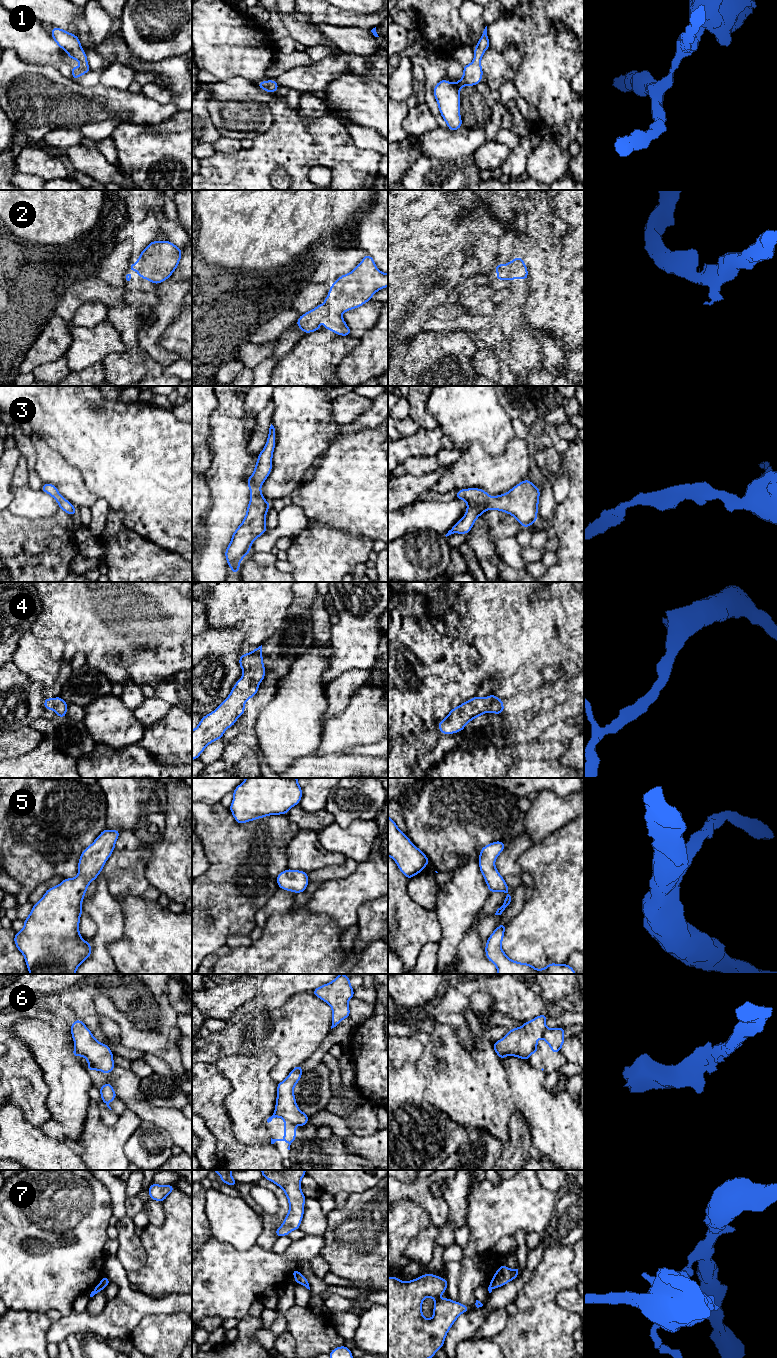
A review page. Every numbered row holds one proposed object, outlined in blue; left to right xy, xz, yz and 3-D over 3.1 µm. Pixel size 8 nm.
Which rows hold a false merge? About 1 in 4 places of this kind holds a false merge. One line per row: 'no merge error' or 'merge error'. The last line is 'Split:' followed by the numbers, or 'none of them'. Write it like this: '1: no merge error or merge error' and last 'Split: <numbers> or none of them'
1: no merge error
2: no merge error
3: no merge error
4: no merge error
5: no merge error
6: merge error
7: merge error
Split: 6, 7

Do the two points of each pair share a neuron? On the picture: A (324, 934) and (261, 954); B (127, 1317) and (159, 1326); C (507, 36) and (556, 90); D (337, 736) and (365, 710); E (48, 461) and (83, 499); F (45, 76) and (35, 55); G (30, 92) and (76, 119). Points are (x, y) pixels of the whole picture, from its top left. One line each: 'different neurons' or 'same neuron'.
A: same neuron
B: different neurons
C: same neuron
D: same neuron
E: same neuron
F: different neurons
G: same neuron

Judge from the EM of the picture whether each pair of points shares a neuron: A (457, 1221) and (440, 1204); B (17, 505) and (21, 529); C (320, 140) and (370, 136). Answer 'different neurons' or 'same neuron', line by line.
A: different neurons
B: different neurons
C: different neurons

